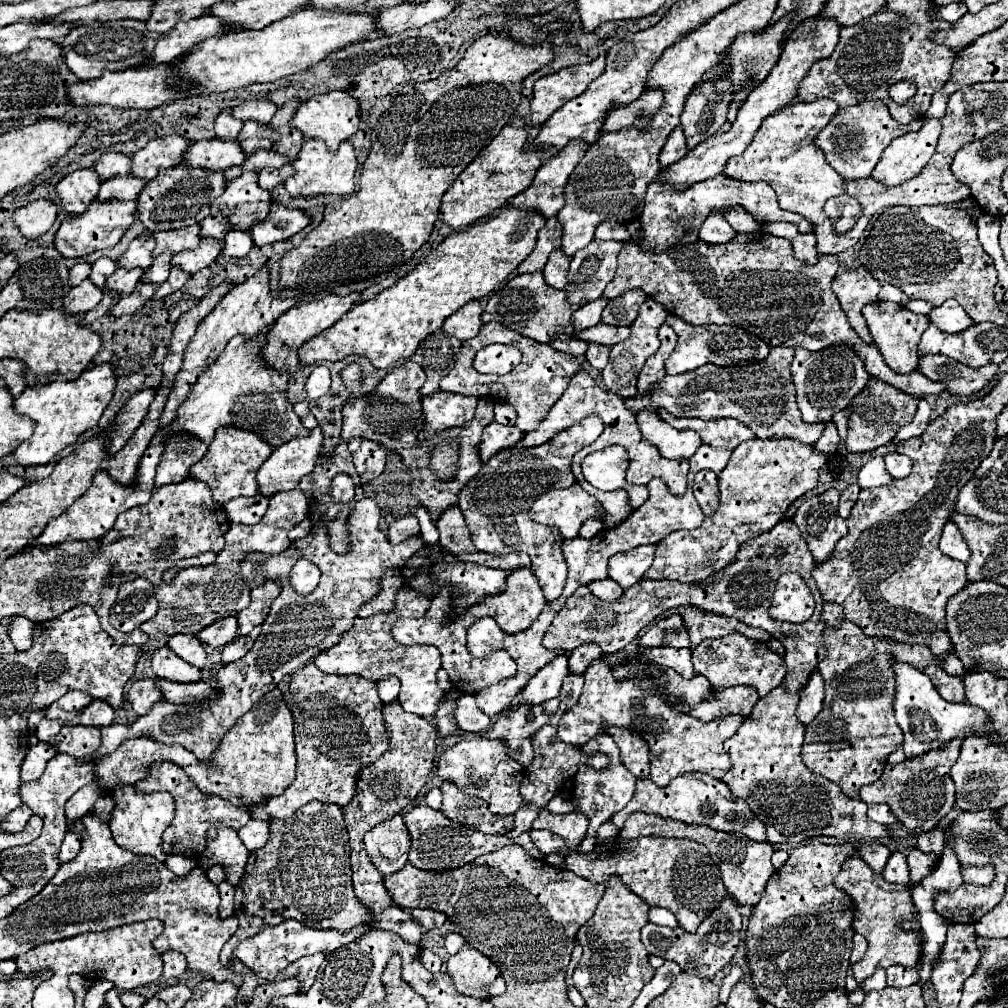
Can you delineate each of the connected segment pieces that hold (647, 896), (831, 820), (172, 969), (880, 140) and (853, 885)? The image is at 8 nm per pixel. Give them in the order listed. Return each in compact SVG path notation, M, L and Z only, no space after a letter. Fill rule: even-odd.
M616 836L614 840L596 844L594 852L588 852L586 856L570 852L570 856L566 858L566 868L598 884L606 884L608 876L618 874L622 882L644 902L674 912L686 932L696 932L698 924L708 918L726 898L720 870L712 862L710 852L704 848L704 844L682 838L644 836L626 840L622 836Z
M784 684L760 698L754 712L746 718L742 728L724 742L732 758L732 770L722 778L730 790L744 798L752 812L766 824L766 836L772 844L796 846L812 836L834 836L842 840L866 838L876 840L892 836L888 826L870 822L866 818L866 804L852 800L842 790L810 772L800 756L804 742L804 724L796 718L800 692L788 692Z
M166 950L162 954L162 960L164 960L164 972L162 976L164 978L178 978L186 972L188 968L188 962L186 962L186 956L182 956L180 952L176 950Z
M872 100L872 102L862 102L858 106L846 106L840 108L830 124L816 136L816 146L822 148L826 162L834 166L834 170L844 178L844 180L862 180L868 178L874 166L878 164L886 144L890 144L896 136L904 136L912 130L918 130L922 126L922 120L914 120L910 124L898 124L886 104L882 100Z
M854 856L842 864L842 870L836 876L834 884L838 884L838 888L842 888L844 892L852 896L856 904L854 930L868 940L866 956L860 962L856 962L852 968L856 980L868 978L876 966L888 968L892 964L902 964L902 966L918 964L920 952L922 952L922 938L914 930L904 930L902 924L906 920L918 922L920 914L912 902L910 890L904 884L890 884L882 880L882 876L872 872L872 868L860 856Z

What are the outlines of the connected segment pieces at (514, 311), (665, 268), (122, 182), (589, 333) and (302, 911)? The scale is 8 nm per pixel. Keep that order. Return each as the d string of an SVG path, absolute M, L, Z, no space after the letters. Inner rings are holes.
M542 272L518 274L512 280L508 280L500 290L490 294L488 304L482 312L482 322L496 320L502 326L506 326L526 338L550 344L552 340L568 340L574 336L574 326L570 320L574 310L578 310L578 306L566 304L564 290L546 288L546 282L542 280Z
M754 232L754 234L738 234L730 244L724 246L710 246L702 240L694 244L682 244L682 248L670 248L670 252L662 252L658 256L642 252L638 244L634 242L624 242L620 254L618 254L618 270L614 280L604 288L604 298L616 298L624 294L630 288L640 288L648 296L656 296L660 304L668 308L668 312L676 314L678 318L696 324L696 326L706 326L706 324L736 324L744 328L750 334L756 334L760 340L764 340L770 348L774 346L802 346L806 350L822 350L826 346L838 344L838 342L848 342L850 346L856 348L858 356L862 356L866 370L870 376L878 376L884 382L900 388L906 394L918 394L918 396L928 396L928 394L940 394L944 392L942 384L928 380L920 372L910 372L910 374L894 374L894 370L888 368L888 364L882 360L882 354L874 344L866 344L858 340L858 334L850 328L846 314L842 312L838 298L834 296L830 282L838 272L838 258L836 256L820 256L820 262L816 266L808 266L800 260L794 258L792 244L784 238L776 238L770 234Z
M120 176L120 178L110 178L100 186L100 192L96 196L98 202L108 202L108 200L136 200L140 190L146 186L146 182L138 180L136 176Z
M596 324L592 328L580 330L578 338L586 342L596 342L596 344L618 344L630 336L630 326L610 326L610 324Z
M312 800L288 820L272 818L270 830L268 844L258 852L250 852L244 876L236 886L234 916L240 926L232 936L236 940L228 942L220 953L221 964L242 974L242 986L236 996L238 1004L248 1004L252 990L266 981L254 976L246 964L234 958L234 944L238 946L242 940L258 934L264 926L278 926L286 918L298 918L312 928L342 930L362 924L362 920L370 920L370 916L362 912L362 904L352 890L350 840L340 806Z

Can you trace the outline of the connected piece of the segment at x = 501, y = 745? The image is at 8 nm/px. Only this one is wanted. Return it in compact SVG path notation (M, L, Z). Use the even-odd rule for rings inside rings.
M482 734L470 736L458 744L454 744L452 748L448 748L440 760L438 760L438 772L436 776L440 780L450 780L454 784L458 784L468 796L478 796L482 800L488 802L490 812L506 816L506 814L514 814L520 804L520 780L522 780L524 768L522 764L518 764L518 760L510 758L510 754L506 752L506 742L504 740L492 740L486 738Z

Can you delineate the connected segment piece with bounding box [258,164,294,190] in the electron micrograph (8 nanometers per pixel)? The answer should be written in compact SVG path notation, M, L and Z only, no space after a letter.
M286 164L286 166L282 166L280 170L272 170L272 168L264 168L262 172L260 172L260 180L258 180L258 184L264 188L264 190L272 190L272 188L276 188L278 184L282 184L288 176L292 176L292 166L290 164Z

